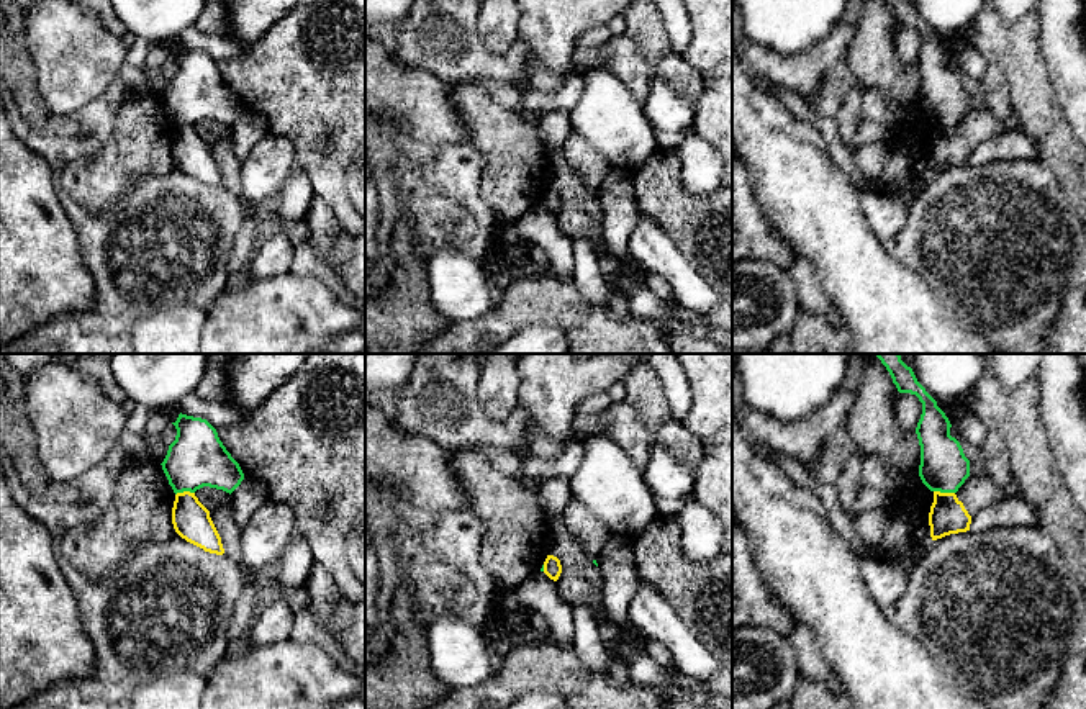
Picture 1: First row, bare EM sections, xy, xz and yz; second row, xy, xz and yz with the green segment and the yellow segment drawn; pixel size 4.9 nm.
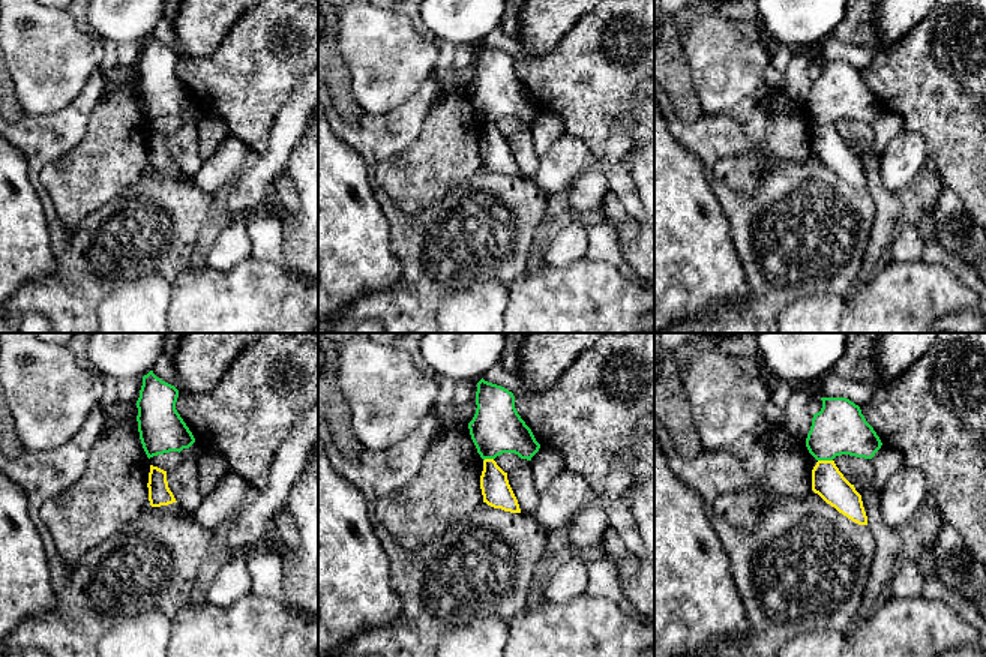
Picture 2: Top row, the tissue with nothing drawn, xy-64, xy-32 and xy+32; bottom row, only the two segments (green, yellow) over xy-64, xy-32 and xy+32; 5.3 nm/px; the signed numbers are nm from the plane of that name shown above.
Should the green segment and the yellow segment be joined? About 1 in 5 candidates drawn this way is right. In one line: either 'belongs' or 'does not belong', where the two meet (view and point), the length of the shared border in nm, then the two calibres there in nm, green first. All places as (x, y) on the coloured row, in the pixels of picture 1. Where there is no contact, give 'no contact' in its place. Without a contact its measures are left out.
does not belong; meets green in yz at (944, 492); contact 110 nm long; 240 nm thick on the green side, 180 nm on the other

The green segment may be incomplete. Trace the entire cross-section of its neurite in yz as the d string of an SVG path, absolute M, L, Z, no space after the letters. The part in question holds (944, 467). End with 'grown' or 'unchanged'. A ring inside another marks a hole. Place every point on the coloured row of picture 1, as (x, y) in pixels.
M875 354L889 372L899 393L911 393L922 403L916 427L921 445L919 476L930 491L957 493L970 476L970 460L960 442L950 436L950 421L937 401L917 382L899 354Z; unchanged

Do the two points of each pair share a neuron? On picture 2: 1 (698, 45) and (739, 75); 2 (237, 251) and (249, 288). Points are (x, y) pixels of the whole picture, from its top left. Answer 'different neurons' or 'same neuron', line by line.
1: same neuron
2: different neurons

